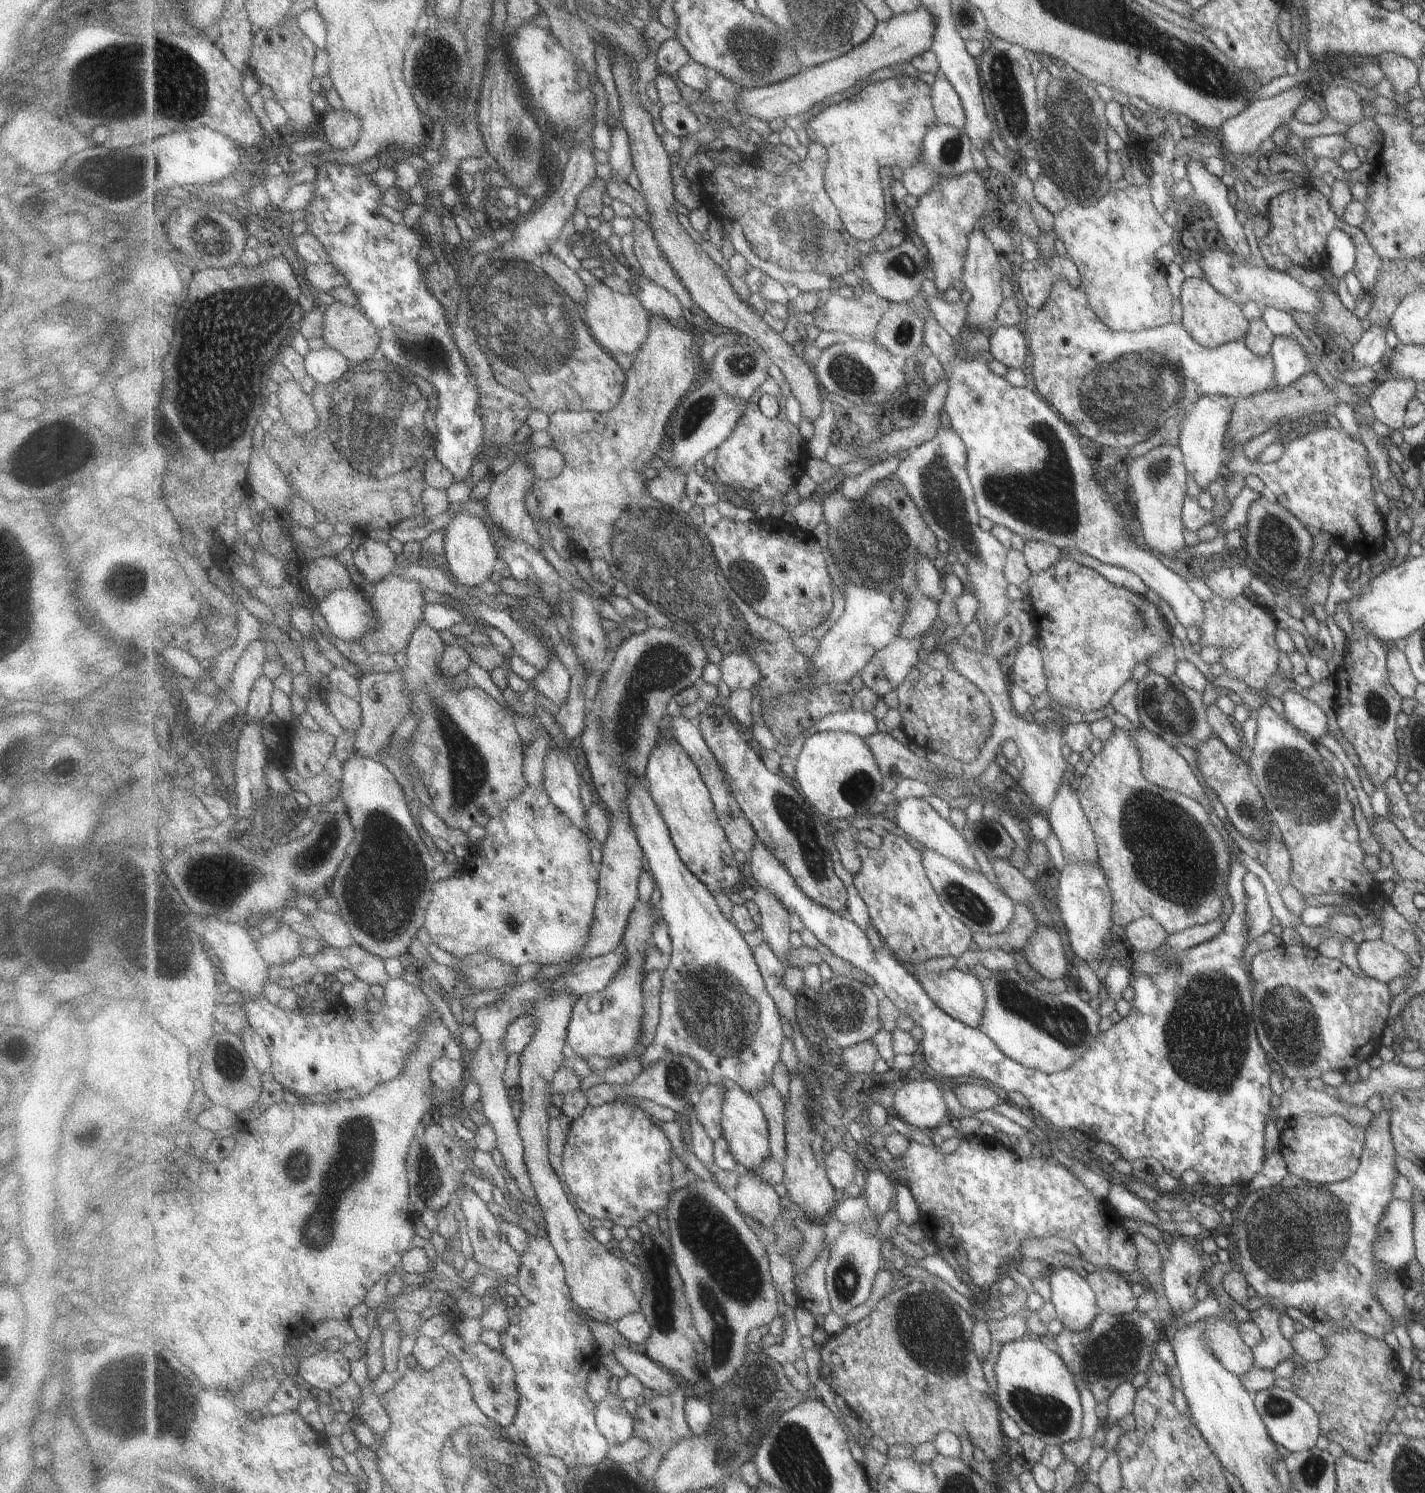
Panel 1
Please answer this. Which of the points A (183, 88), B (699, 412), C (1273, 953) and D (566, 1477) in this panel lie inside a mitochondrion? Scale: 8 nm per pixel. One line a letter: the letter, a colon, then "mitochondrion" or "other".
A: mitochondrion
B: mitochondrion
C: other
D: other

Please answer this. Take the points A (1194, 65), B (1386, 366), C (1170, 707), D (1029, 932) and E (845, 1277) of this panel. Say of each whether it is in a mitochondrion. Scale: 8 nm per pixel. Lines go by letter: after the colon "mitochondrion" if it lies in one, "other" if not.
A: mitochondrion
B: other
C: mitochondrion
D: other
E: mitochondrion

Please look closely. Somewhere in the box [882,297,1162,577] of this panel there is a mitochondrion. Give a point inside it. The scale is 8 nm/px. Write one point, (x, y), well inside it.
(1044, 499)

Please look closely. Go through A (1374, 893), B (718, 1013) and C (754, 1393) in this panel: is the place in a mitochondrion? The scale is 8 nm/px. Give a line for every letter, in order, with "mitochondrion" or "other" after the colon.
A: other
B: mitochondrion
C: mitochondrion

